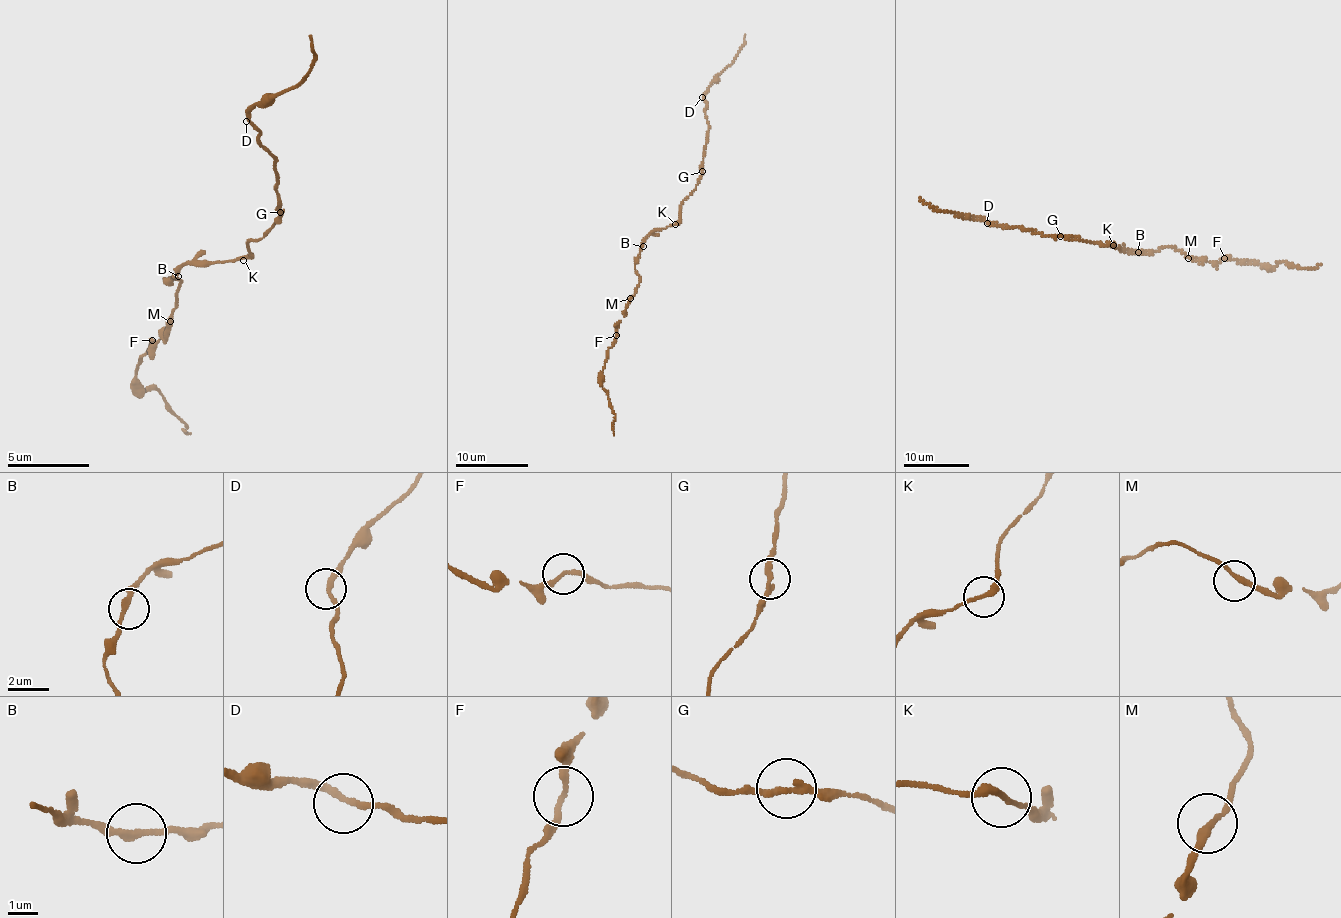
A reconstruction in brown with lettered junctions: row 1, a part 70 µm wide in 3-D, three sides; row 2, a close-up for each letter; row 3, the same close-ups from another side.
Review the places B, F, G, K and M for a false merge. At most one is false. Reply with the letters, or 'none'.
none

